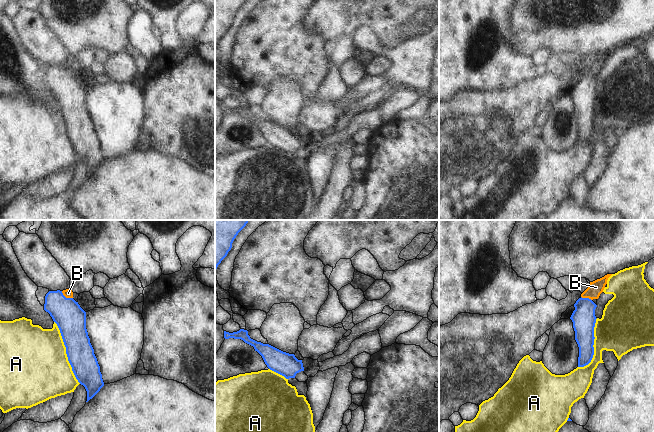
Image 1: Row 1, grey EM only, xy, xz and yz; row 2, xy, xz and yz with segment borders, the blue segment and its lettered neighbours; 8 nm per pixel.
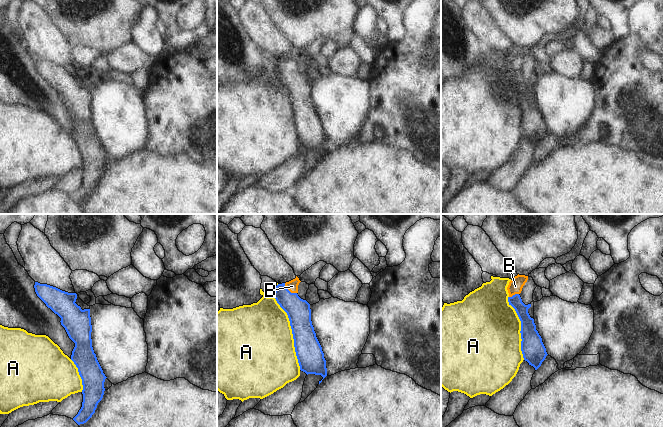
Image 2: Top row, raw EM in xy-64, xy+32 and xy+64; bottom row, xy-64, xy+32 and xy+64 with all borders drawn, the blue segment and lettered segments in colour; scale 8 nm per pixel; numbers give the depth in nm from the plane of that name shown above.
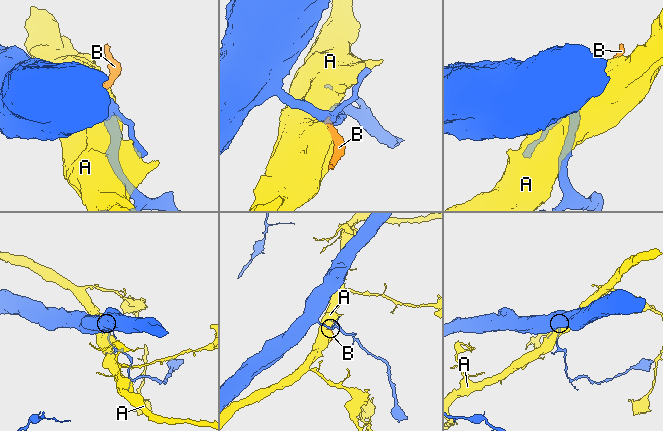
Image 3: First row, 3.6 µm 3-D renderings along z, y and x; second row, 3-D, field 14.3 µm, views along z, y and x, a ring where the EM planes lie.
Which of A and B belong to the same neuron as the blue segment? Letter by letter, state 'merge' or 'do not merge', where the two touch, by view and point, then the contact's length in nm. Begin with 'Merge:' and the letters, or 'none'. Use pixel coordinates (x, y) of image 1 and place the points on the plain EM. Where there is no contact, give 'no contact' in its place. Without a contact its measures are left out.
Merge: B
A: do not merge; meets blue in xy at (66, 128); contact 550 nm long
B: merge; meets blue in xy at (65, 73); contact 110 nm long

